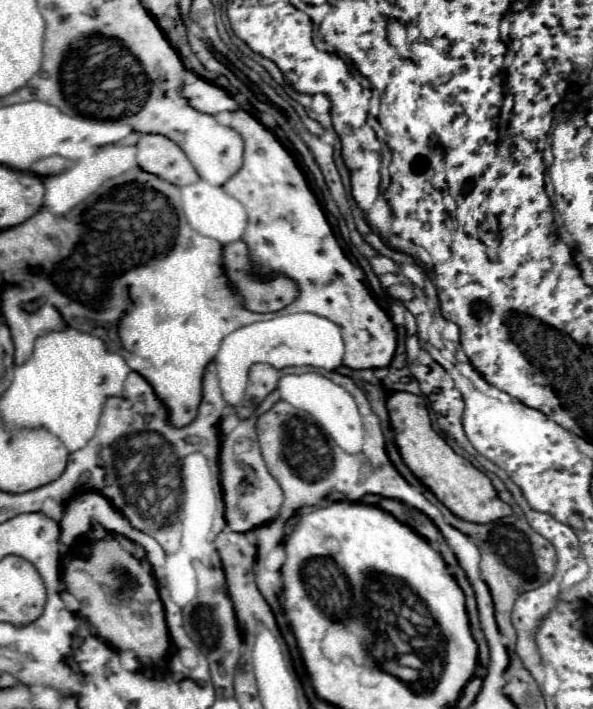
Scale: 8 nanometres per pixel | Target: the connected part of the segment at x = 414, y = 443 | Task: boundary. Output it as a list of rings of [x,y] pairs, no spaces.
[[[395,391],[387,399],[387,411],[391,427],[393,431],[397,431],[395,441],[405,465],[423,485],[427,485],[435,493],[435,497],[445,507],[451,509],[451,513],[471,523],[491,523],[511,515],[511,507],[499,499],[491,479],[479,469],[475,469],[465,457],[457,455],[447,445],[447,441],[433,431],[423,397],[405,391]]]

